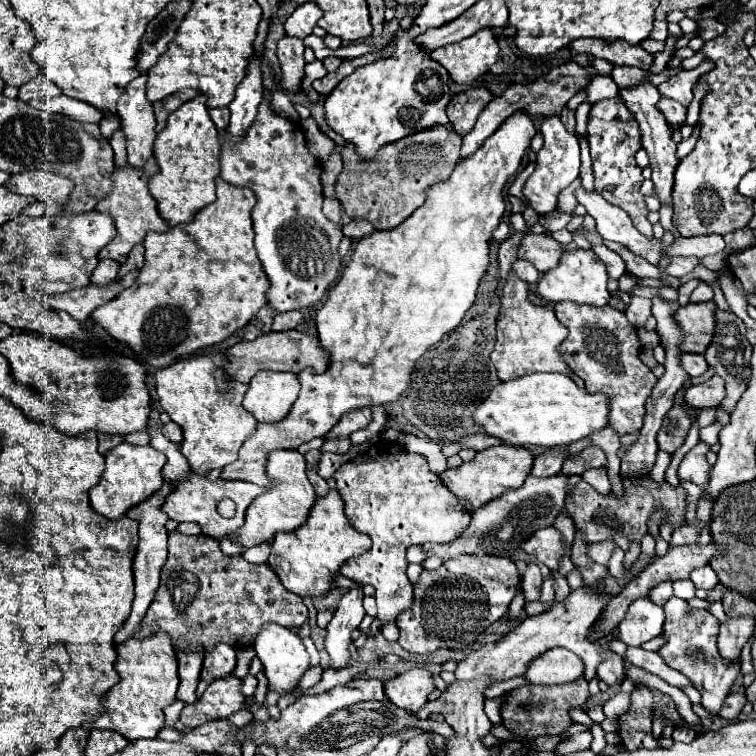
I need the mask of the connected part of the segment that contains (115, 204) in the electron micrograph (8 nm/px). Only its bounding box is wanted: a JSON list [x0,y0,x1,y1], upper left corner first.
[95,156,169,262]

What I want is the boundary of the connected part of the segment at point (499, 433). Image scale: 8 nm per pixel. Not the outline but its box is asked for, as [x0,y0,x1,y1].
[473,374,607,446]

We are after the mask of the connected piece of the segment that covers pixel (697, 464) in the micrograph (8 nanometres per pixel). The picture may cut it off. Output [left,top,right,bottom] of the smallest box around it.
[679,442,711,498]

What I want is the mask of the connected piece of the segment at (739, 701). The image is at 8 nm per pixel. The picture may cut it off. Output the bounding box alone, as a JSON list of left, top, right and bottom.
[719,692,745,720]

